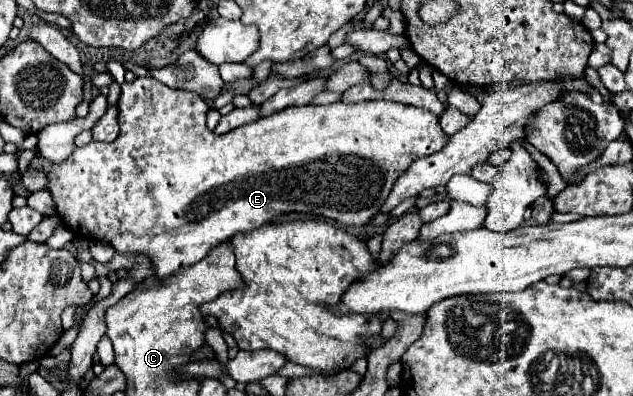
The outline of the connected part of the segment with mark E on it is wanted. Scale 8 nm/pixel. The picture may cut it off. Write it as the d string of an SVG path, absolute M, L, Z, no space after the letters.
M136 78L132 84L124 82L122 84L122 94L118 100L118 108L120 108L120 134L114 142L104 144L104 142L90 142L82 148L74 148L74 152L64 160L64 162L50 162L42 156L34 156L30 162L32 170L42 170L48 176L48 184L46 190L52 194L54 204L56 204L56 212L60 216L60 220L76 234L76 236L84 236L90 240L106 240L116 252L144 252L152 258L152 266L154 266L154 274L158 278L170 276L172 272L196 264L200 262L212 246L218 246L220 242L248 232L248 230L256 230L264 224L276 222L276 218L280 214L290 214L290 212L304 212L304 214L316 214L316 216L324 216L330 220L336 220L340 224L348 224L348 226L364 226L374 214L378 214L380 206L384 204L384 200L388 198L394 182L410 168L410 164L416 158L422 156L430 156L434 152L440 152L442 146L446 146L448 134L444 134L444 130L440 128L440 120L438 116L434 116L432 112L424 110L424 108L412 108L406 104L396 104L396 102L386 102L386 100L370 100L370 102L360 102L356 104L356 110L350 114L350 106L344 102L334 102L328 106L298 106L298 108L286 108L282 112L276 112L268 118L258 118L256 122L250 122L238 130L232 130L224 136L216 136L214 132L210 132L206 128L206 112L208 108L202 108L202 100L200 96L192 96L192 92L188 90L172 90L168 86L164 86L162 82L154 80L154 78Z

